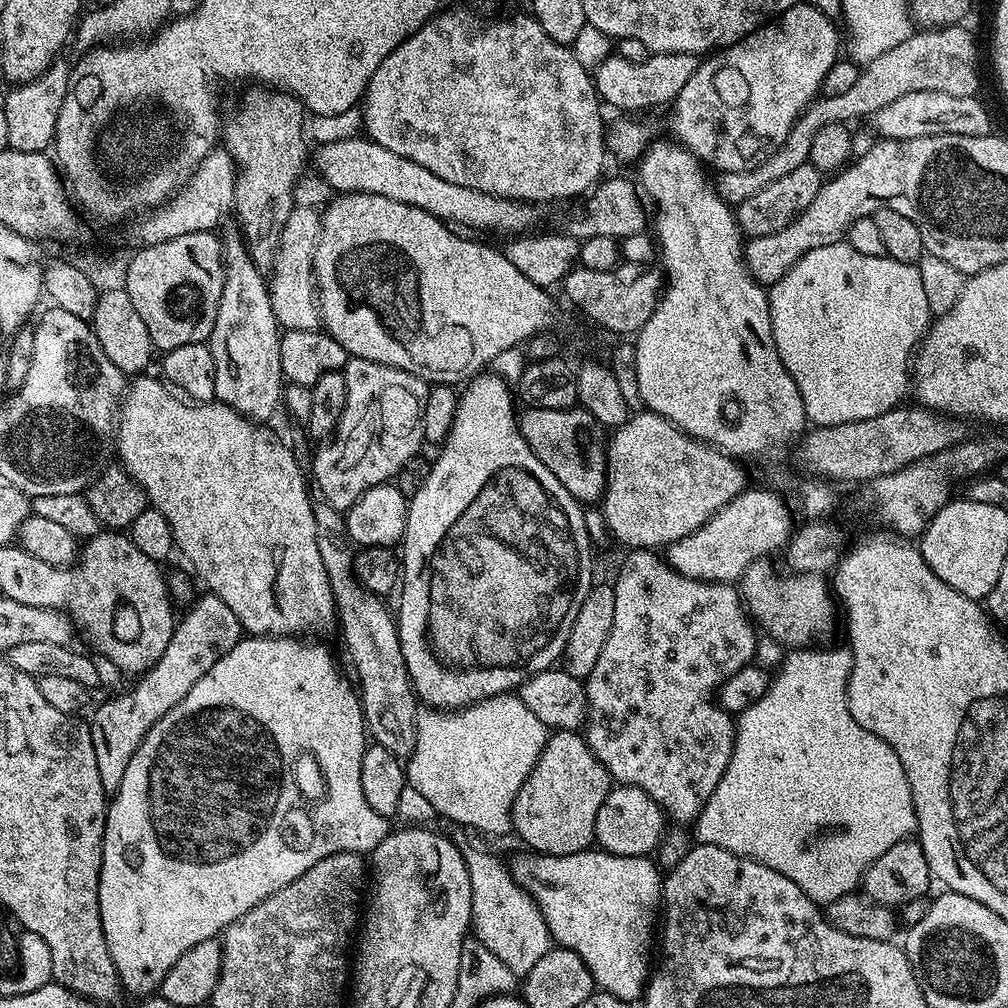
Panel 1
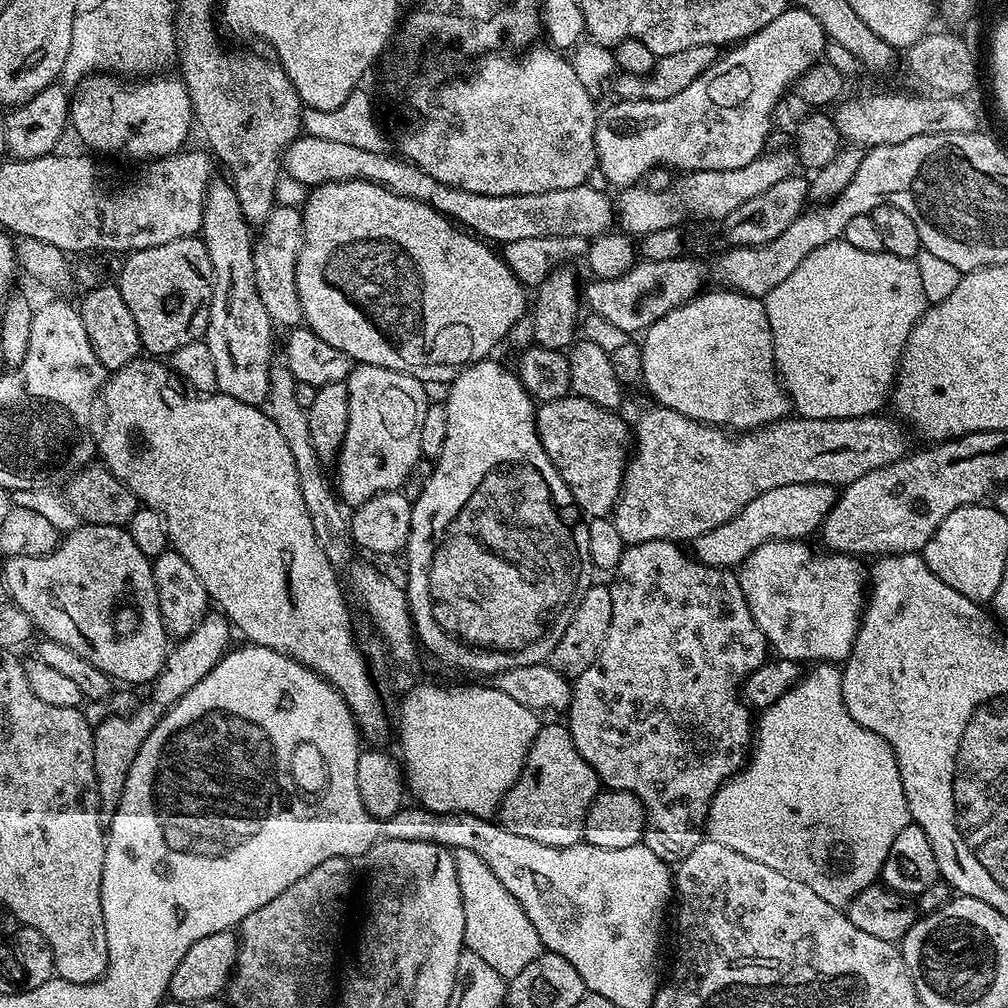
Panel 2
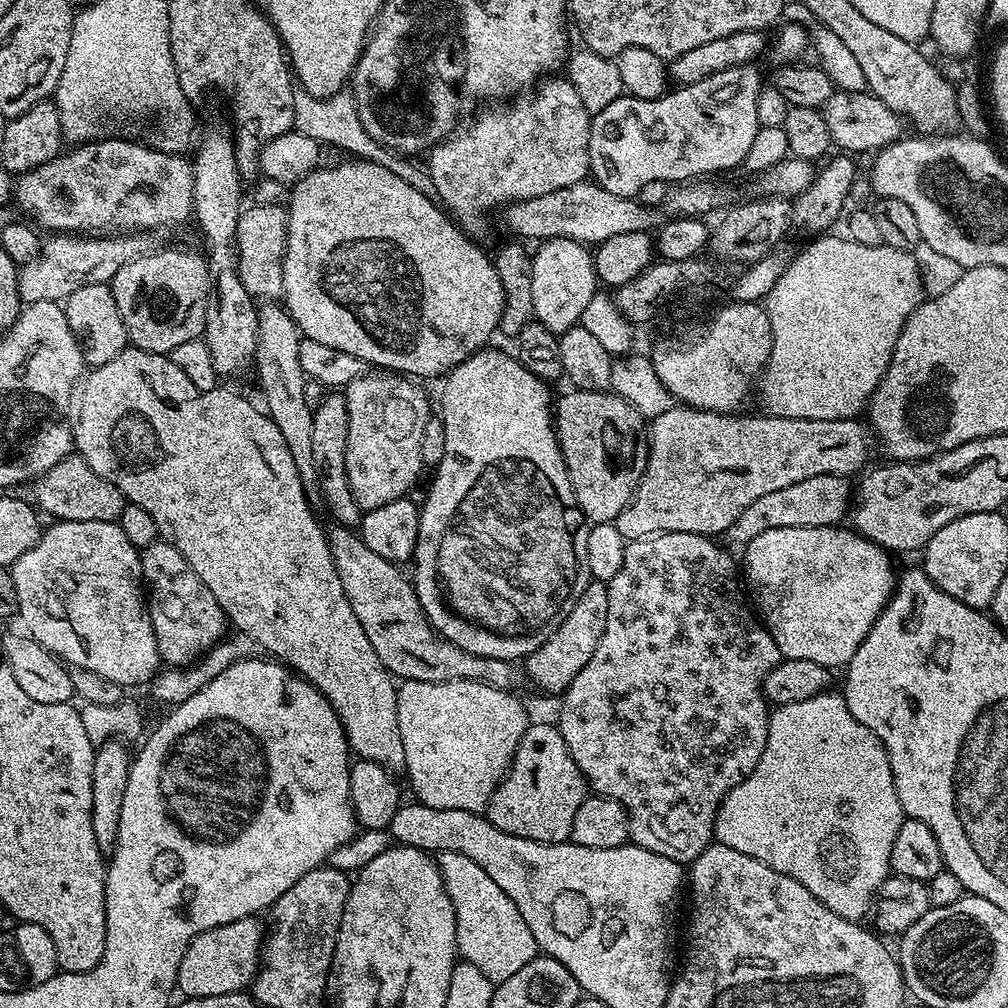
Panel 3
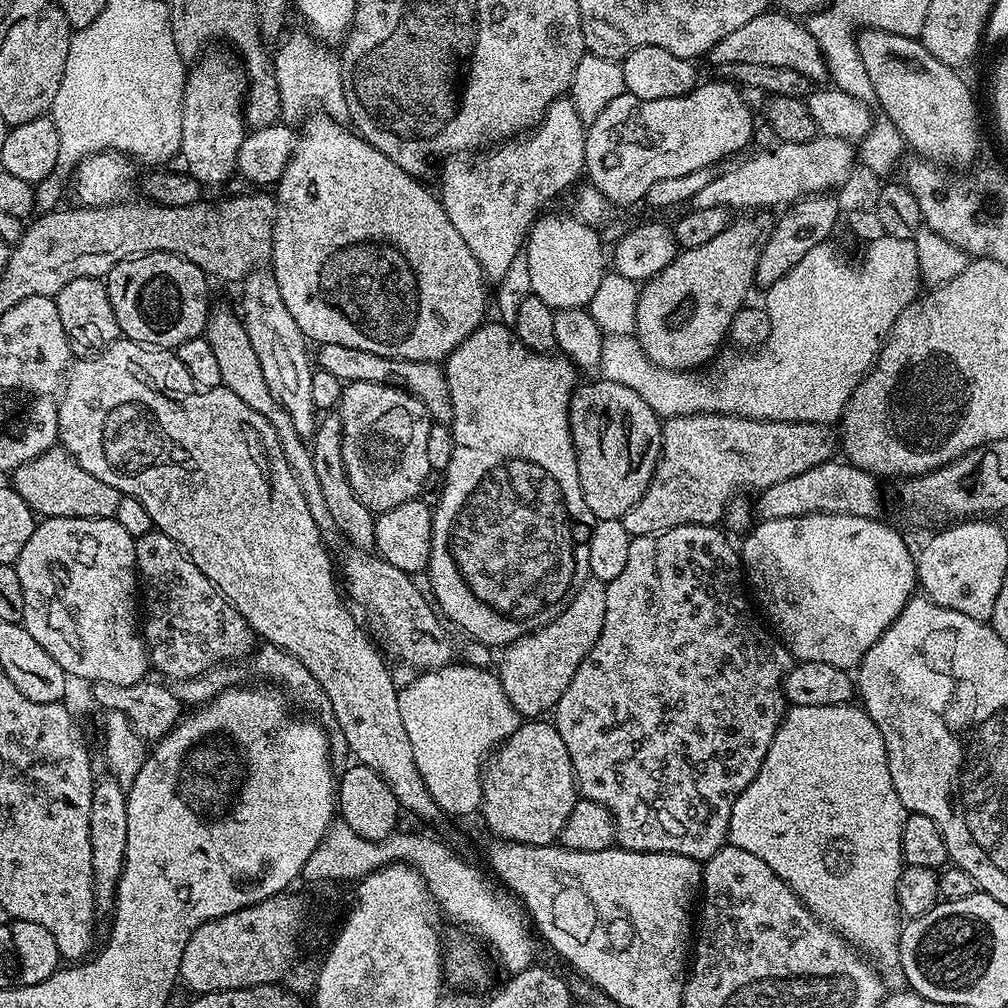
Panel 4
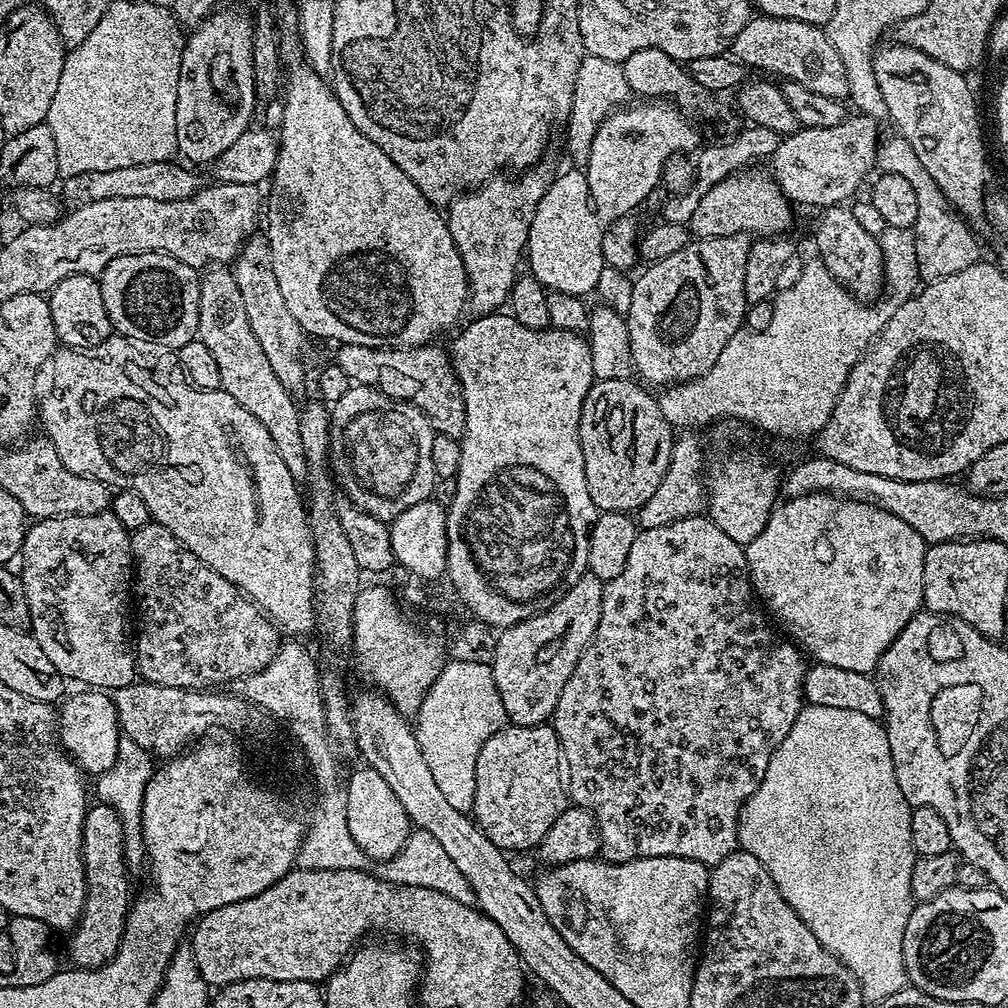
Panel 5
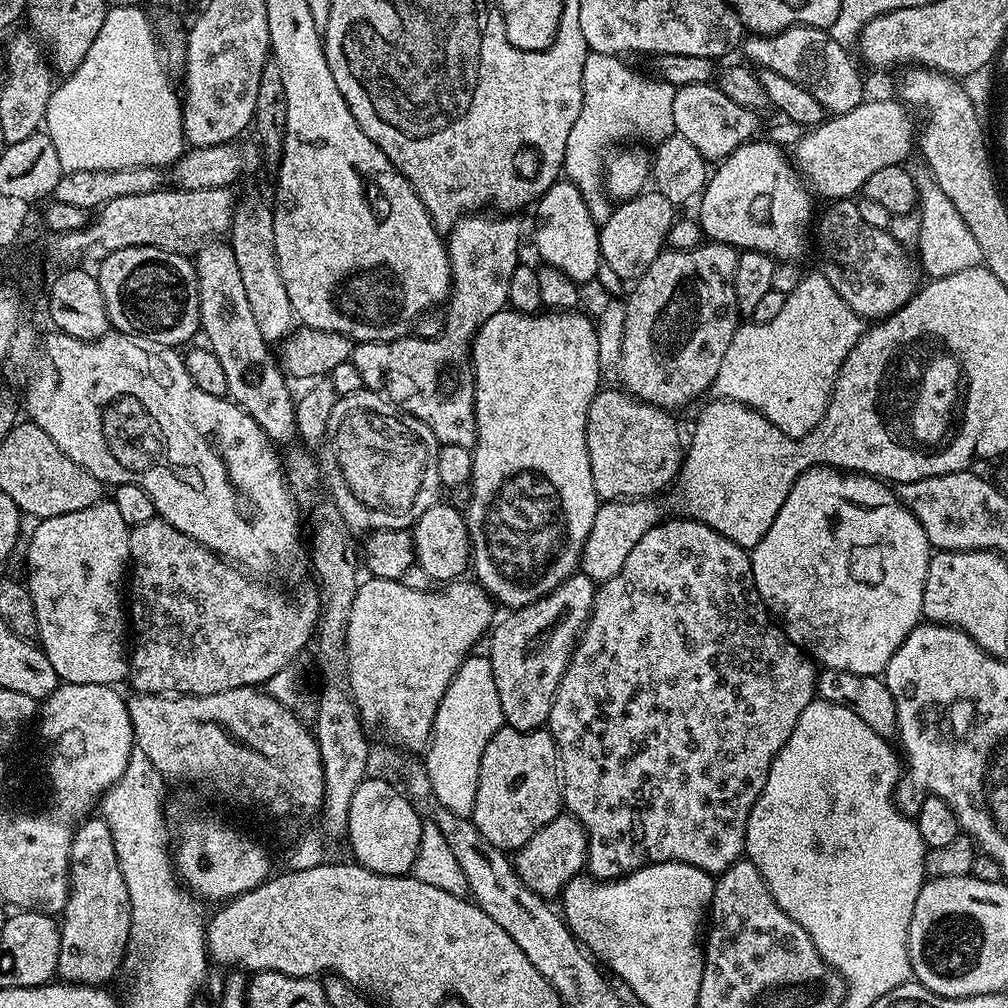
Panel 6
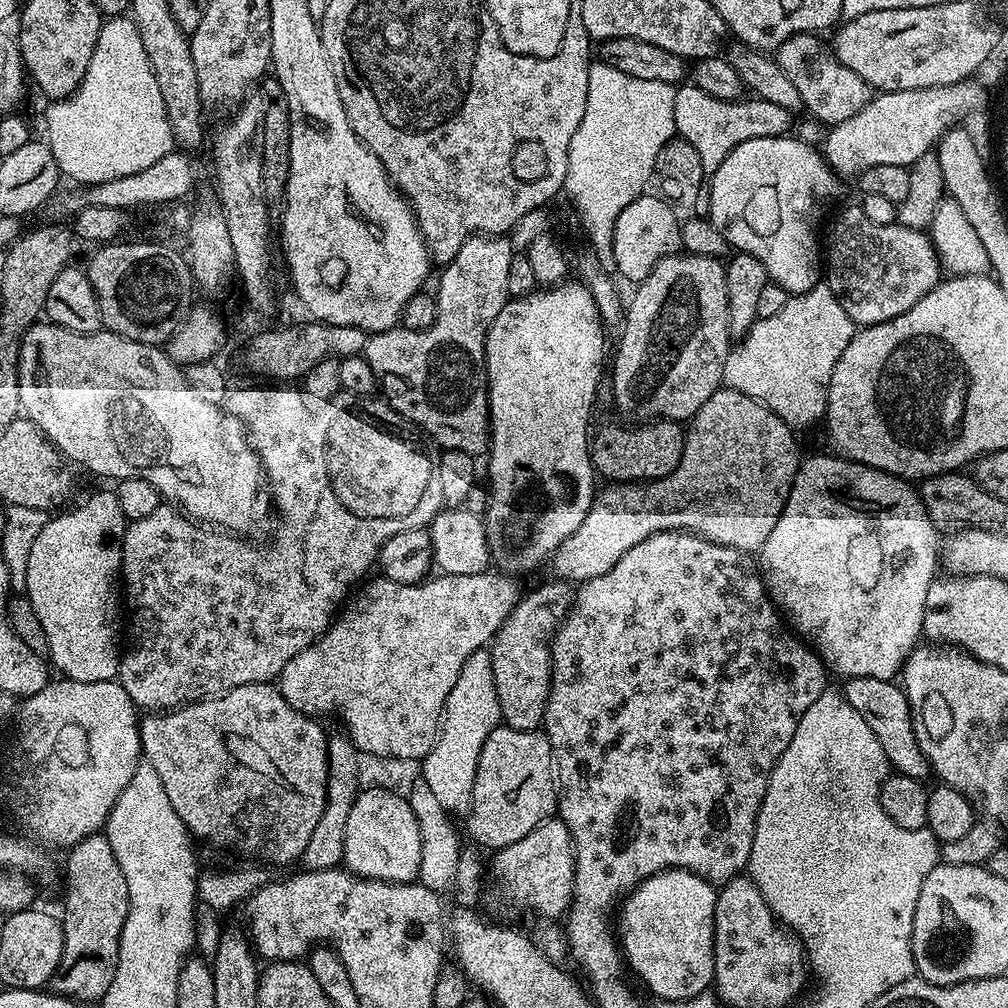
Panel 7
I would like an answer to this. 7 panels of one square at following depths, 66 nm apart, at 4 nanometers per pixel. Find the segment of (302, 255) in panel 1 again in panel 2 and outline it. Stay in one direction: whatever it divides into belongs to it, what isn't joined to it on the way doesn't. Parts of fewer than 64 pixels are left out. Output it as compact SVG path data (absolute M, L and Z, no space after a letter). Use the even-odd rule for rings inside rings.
M273 207L271 216L264 221L258 232L252 253L254 254L254 278L270 314L273 325L291 330L303 321L302 306L296 289L296 263L300 248L304 244L304 217L301 209Z

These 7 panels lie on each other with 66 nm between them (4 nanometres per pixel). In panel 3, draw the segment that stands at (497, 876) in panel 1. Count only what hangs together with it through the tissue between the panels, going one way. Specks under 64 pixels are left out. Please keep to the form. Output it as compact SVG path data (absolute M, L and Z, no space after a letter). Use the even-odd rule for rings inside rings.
M452 851L439 853L436 861L454 906L457 953L467 963L478 966L493 986L506 982L510 974L522 970L522 966L539 953L530 926L523 921L509 895L499 889L498 884L476 862Z

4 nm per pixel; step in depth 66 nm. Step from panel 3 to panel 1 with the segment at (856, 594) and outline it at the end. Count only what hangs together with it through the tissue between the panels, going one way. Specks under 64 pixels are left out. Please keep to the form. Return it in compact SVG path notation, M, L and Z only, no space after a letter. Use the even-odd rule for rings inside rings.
M765 558L762 560L755 560L755 562L752 563L748 569L746 569L746 571L744 572L744 575L740 577L738 581L738 591L746 605L746 611L749 617L751 617L751 619L755 621L755 623L759 625L761 629L763 629L762 627L764 627L765 630L768 631L769 634L772 635L773 638L776 639L778 643L785 644L786 646L785 649L788 649L788 650L807 649L809 646L815 645L817 642L820 642L820 641L815 642L815 640L820 640L823 638L823 636L830 635L831 632L834 631L836 628L836 612L838 616L838 604L837 604L837 601L834 599L834 593L830 587L829 581L825 579L825 577L821 575L821 573L819 572L793 572L791 574L784 575L785 577L779 576L779 574L776 573L774 569L772 569L772 564L771 564L772 562L773 561L768 558Z

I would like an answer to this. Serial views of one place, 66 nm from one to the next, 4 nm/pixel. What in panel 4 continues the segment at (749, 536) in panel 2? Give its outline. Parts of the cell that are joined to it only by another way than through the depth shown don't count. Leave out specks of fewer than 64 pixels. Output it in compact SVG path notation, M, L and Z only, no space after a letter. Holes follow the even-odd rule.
M840 458L827 460L803 474L796 474L794 478L786 478L786 482L778 482L763 489L759 493L760 498L754 502L755 515L760 520L794 518L811 512L875 517L879 513L876 511L880 508L881 481L872 473L841 460Z

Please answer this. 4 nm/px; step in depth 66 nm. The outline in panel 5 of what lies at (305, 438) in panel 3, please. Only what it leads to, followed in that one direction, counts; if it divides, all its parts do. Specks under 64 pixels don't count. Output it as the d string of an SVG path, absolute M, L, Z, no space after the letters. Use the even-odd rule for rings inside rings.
M253 234L245 239L244 247L240 249L240 255L234 262L234 273L238 289L242 292L250 327L262 346L262 353L266 354L266 359L282 386L291 394L298 393L304 384L306 334L298 326L298 318L290 314L282 298L282 289L278 287L278 278L274 275L274 254L268 245L267 235Z

